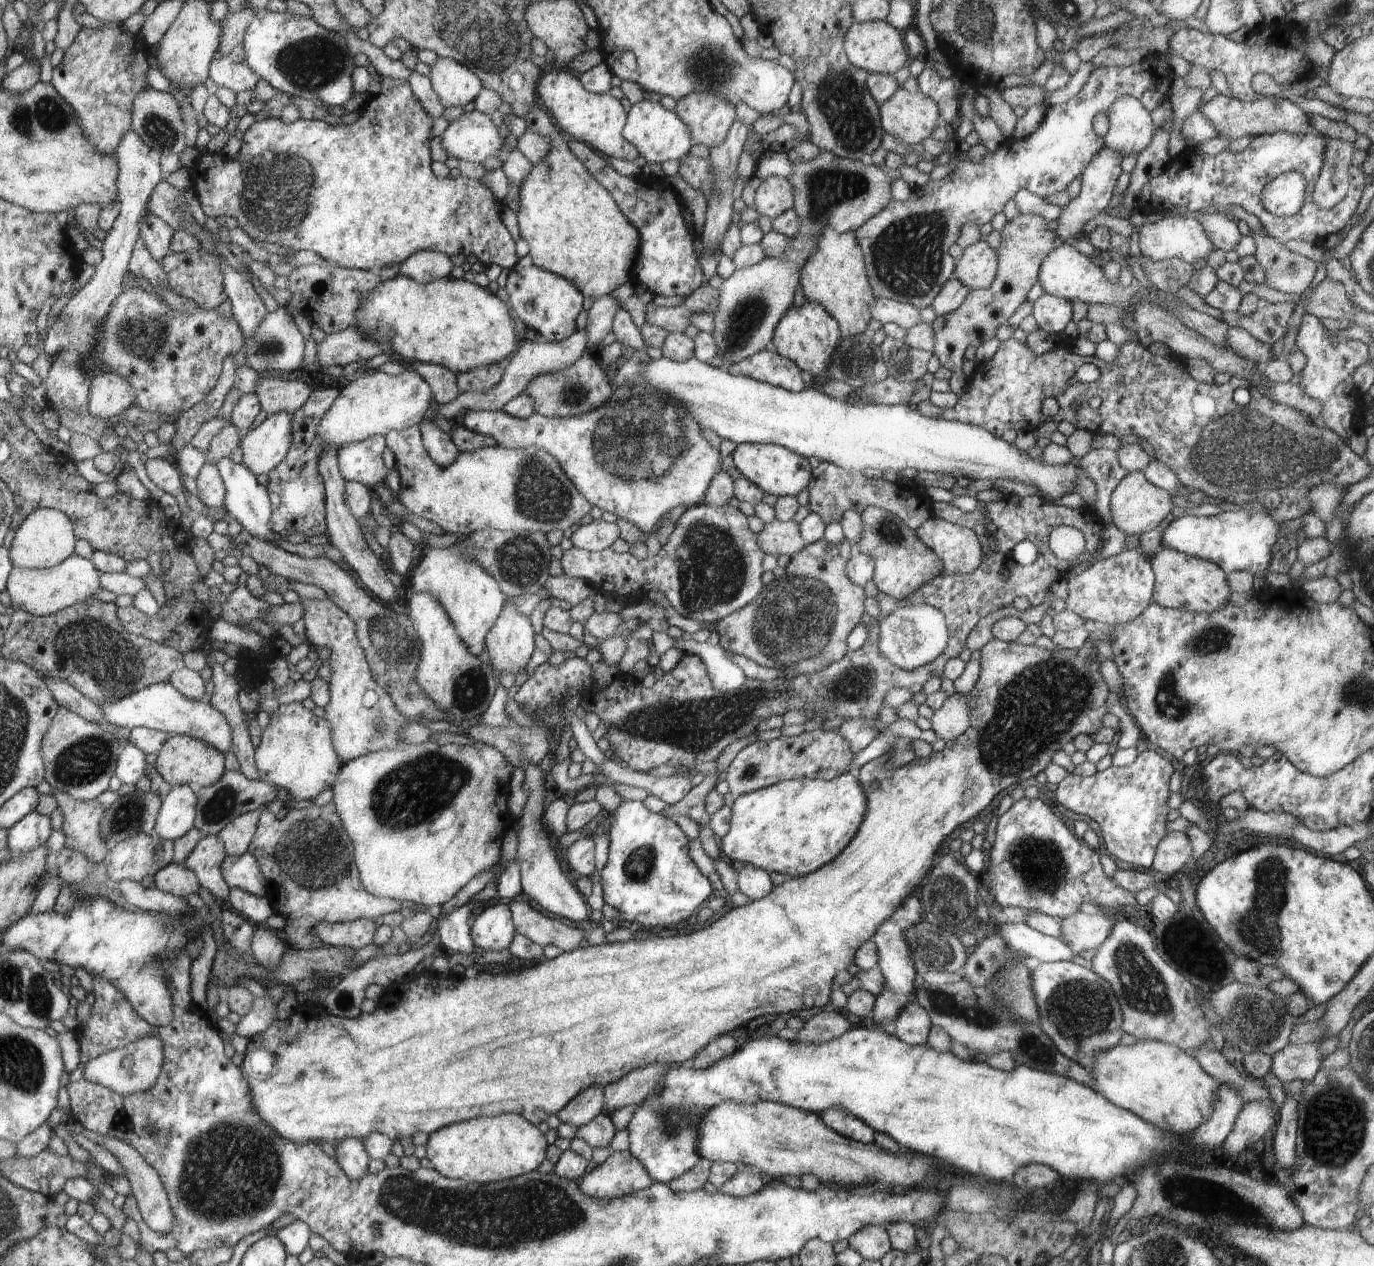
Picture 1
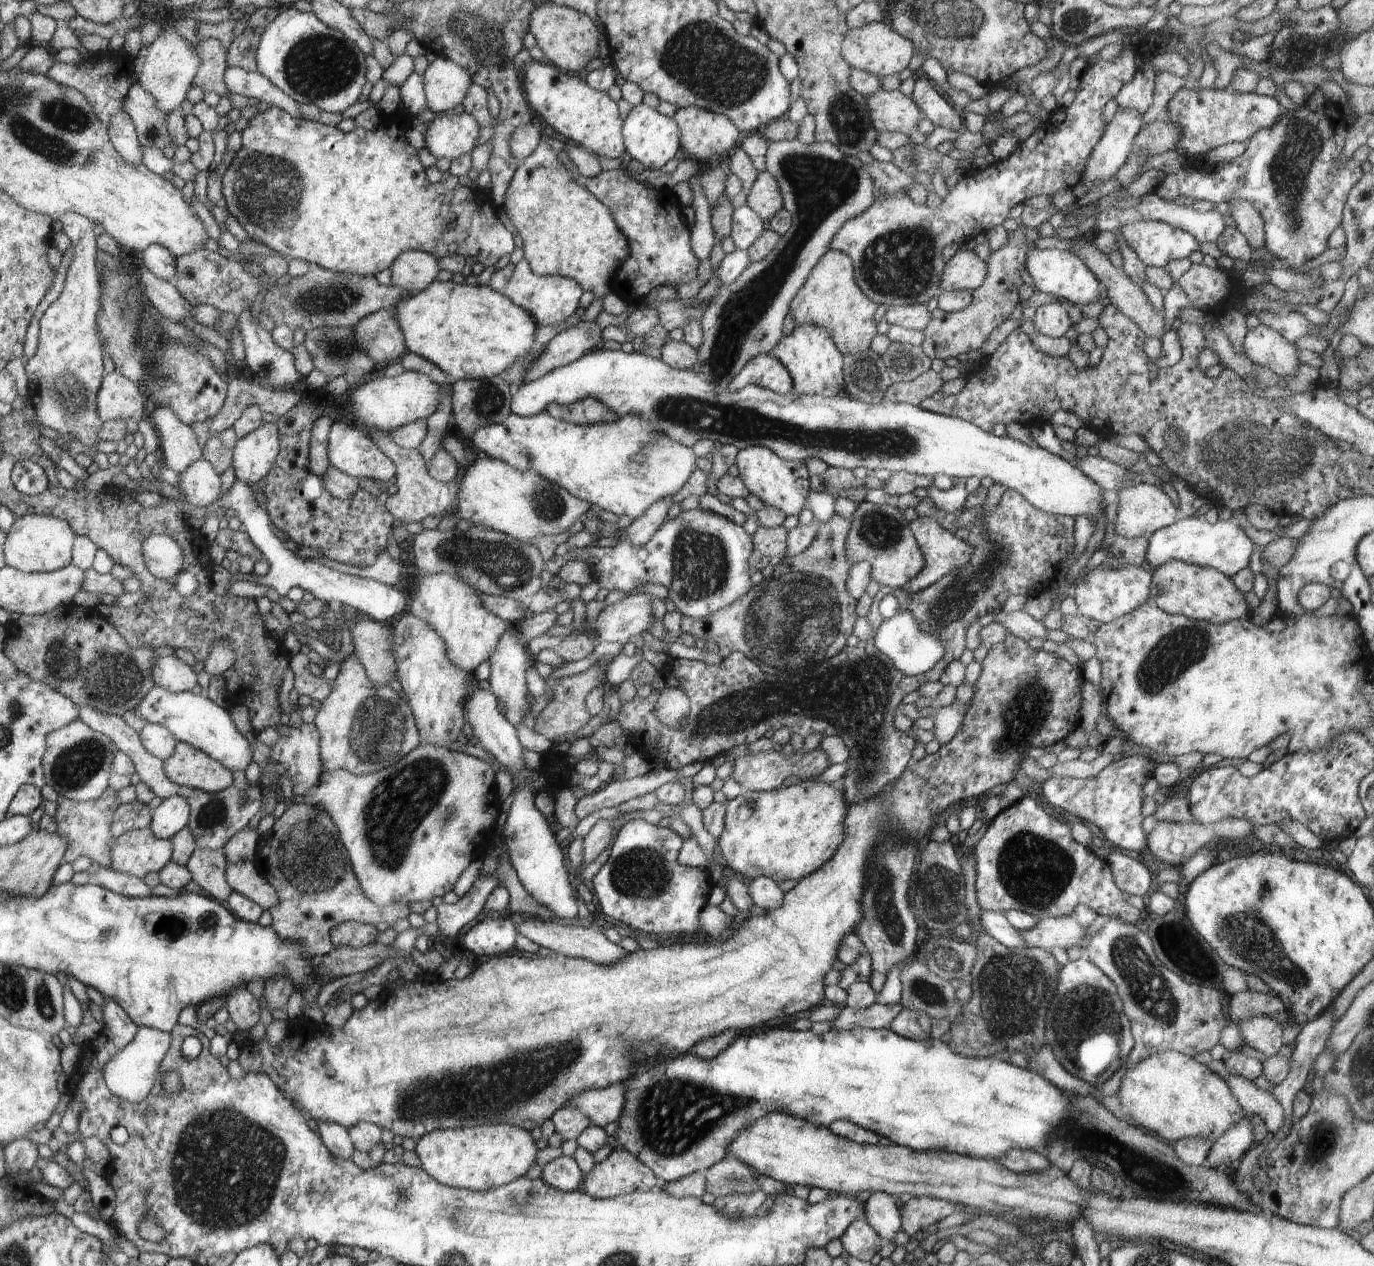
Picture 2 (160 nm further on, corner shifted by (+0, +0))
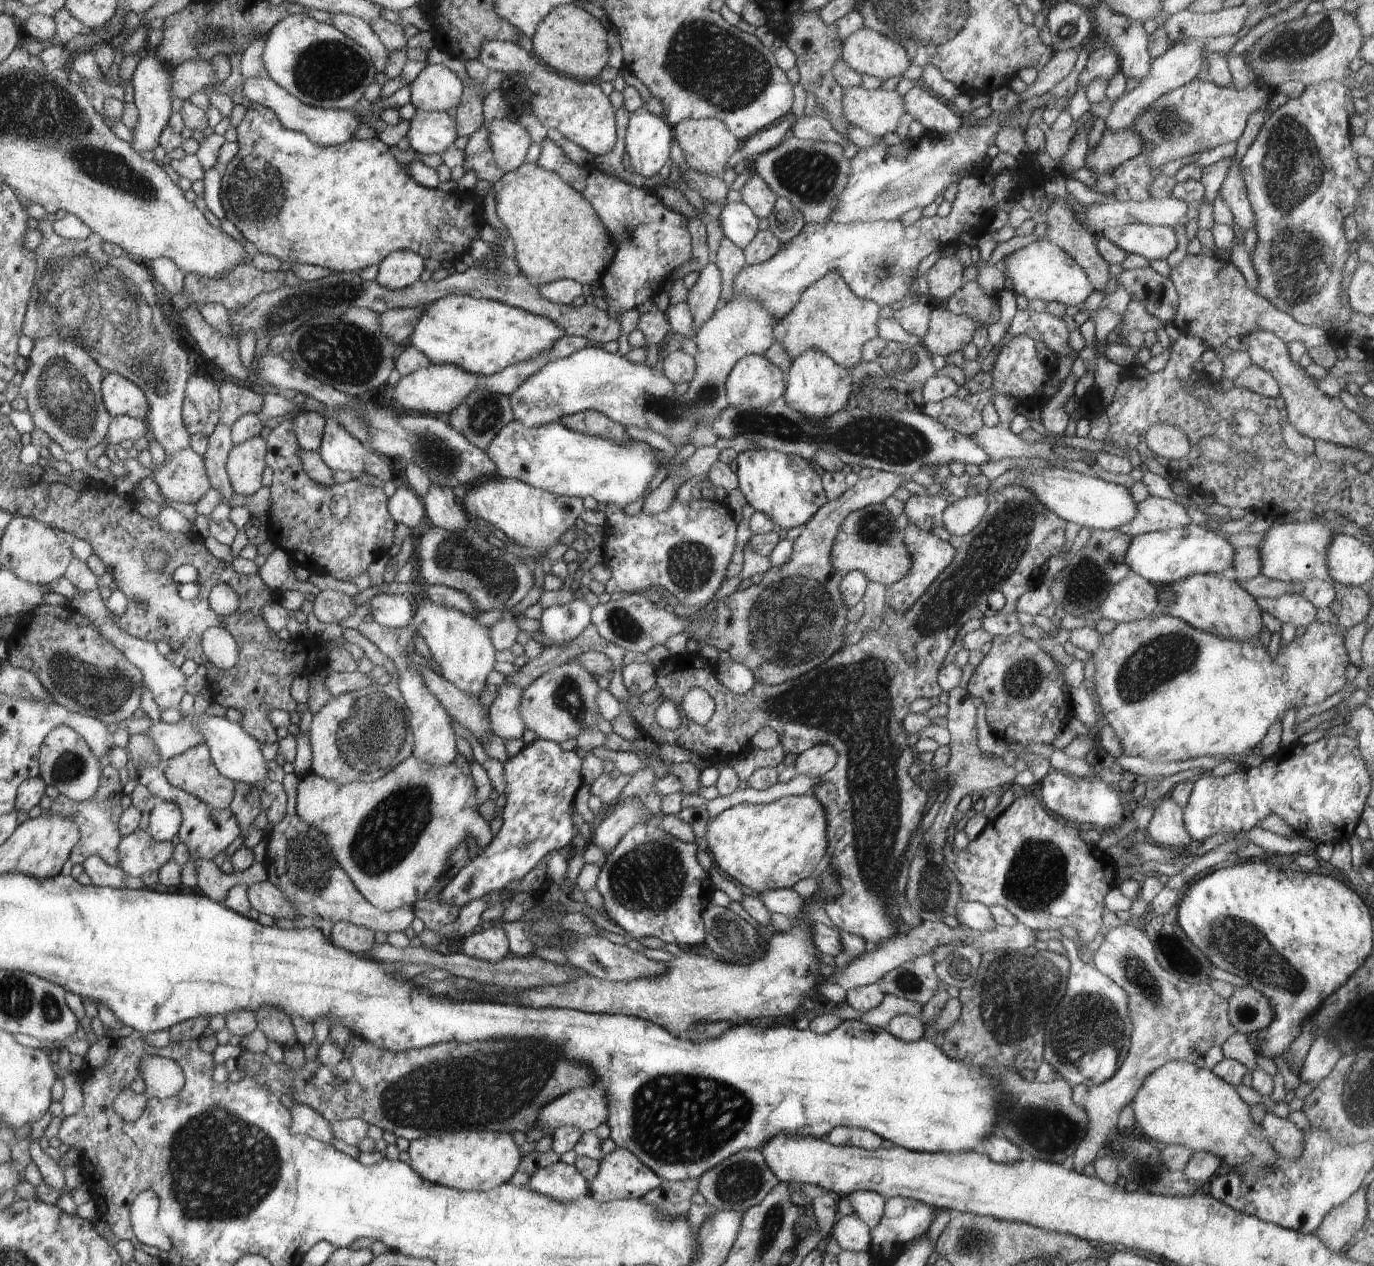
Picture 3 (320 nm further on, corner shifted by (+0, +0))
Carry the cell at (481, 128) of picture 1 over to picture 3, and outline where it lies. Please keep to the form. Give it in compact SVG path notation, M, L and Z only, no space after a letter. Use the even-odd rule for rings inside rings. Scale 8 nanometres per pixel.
M417 109L406 134L410 148L420 154L442 154L460 136L456 118L444 111Z

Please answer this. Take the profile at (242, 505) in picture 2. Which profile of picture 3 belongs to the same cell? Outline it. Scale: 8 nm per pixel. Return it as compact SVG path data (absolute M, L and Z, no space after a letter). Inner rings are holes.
M376 594L370 599L370 610L374 621L385 627L404 628L412 626L414 607L406 599L406 595Z

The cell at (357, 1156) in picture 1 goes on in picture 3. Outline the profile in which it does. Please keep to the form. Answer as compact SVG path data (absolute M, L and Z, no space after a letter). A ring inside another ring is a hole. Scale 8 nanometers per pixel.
M294 1103L290 1112L293 1116L292 1132L294 1135L308 1135L313 1139L321 1140L323 1143L330 1143L330 1140L335 1138L330 1128L329 1119L326 1119L312 1107Z

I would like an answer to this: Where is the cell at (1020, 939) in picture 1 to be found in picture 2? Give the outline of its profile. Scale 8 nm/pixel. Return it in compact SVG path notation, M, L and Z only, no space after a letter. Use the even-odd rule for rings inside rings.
M983 910L981 912L980 924L982 924L982 928L990 936L993 936L998 942L1001 942L1008 948L1030 948L1023 941L1021 932L1007 921L1003 911Z

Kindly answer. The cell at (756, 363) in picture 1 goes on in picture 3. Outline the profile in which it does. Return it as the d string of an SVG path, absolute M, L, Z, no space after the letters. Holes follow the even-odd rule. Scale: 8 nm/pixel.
M757 354L738 361L725 382L729 406L748 405L758 409L784 394L784 372Z

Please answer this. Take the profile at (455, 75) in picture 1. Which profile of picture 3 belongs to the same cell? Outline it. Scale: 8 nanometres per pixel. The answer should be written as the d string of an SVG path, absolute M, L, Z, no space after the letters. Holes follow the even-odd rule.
M429 63L409 84L410 103L416 109L444 111L460 104L464 84L453 70Z

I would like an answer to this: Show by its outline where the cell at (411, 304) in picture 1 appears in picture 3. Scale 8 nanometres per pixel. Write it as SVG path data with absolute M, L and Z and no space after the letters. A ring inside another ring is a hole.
M451 294L423 307L424 314L407 345L416 347L431 363L450 363L477 375L490 376L507 366L535 359L565 335L551 318L490 299Z

